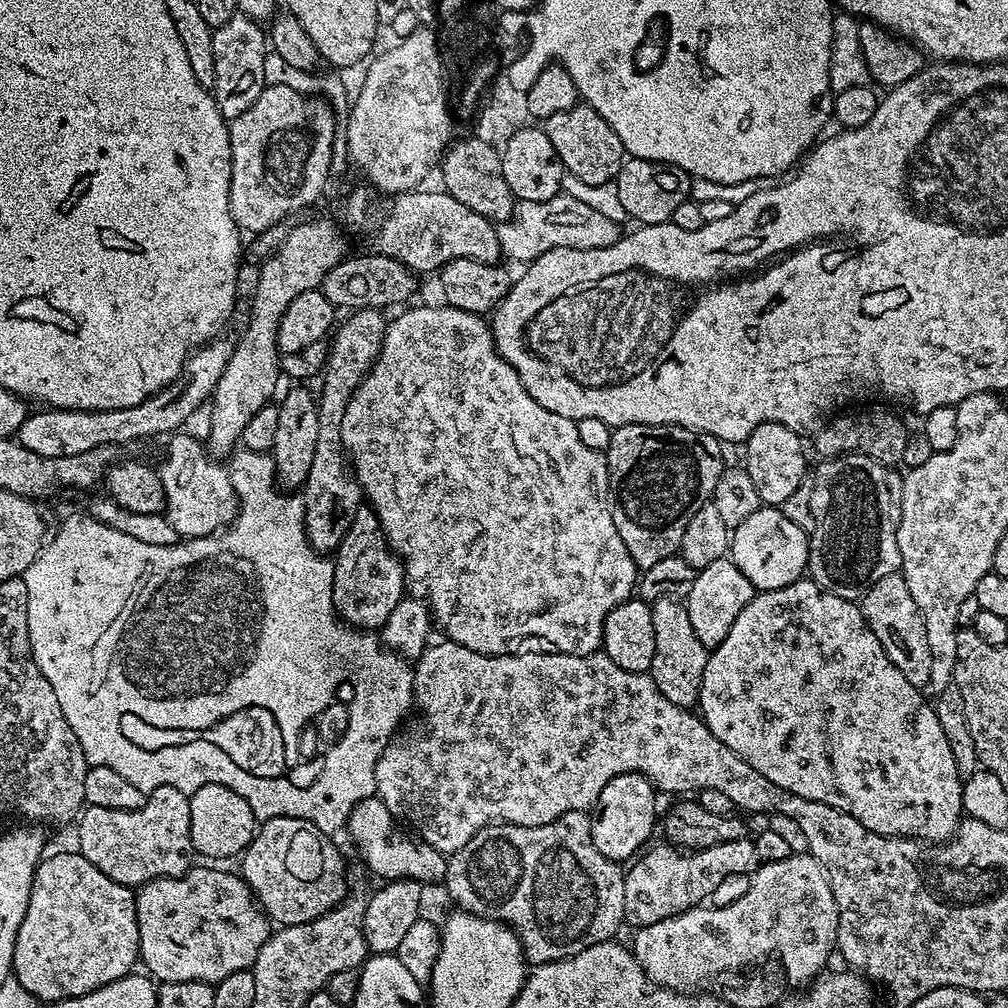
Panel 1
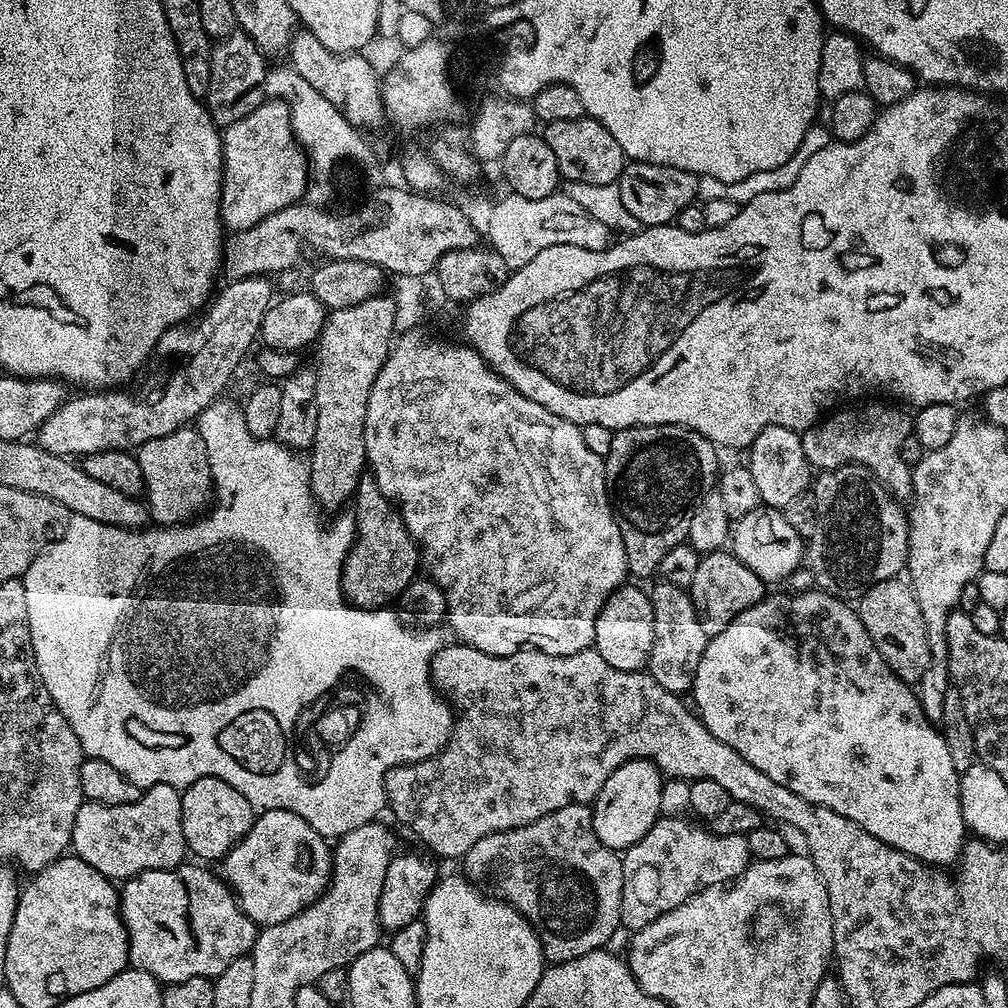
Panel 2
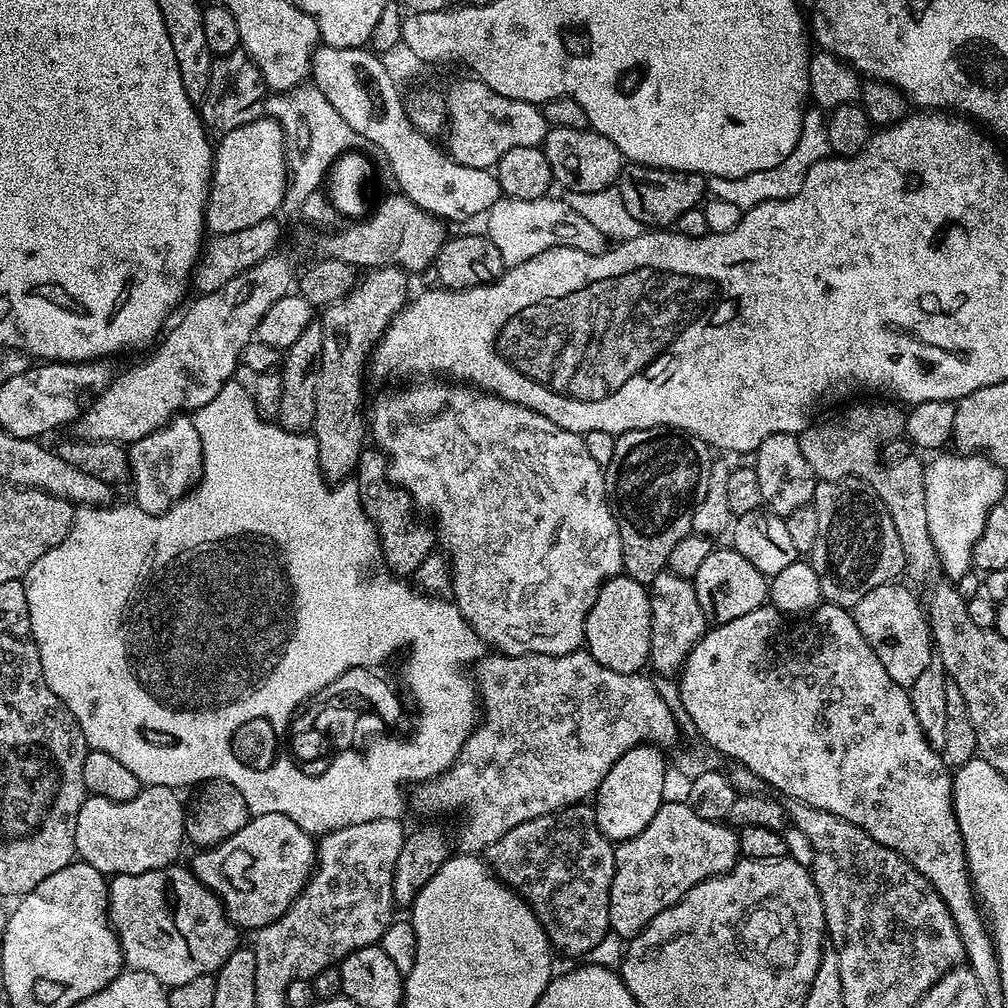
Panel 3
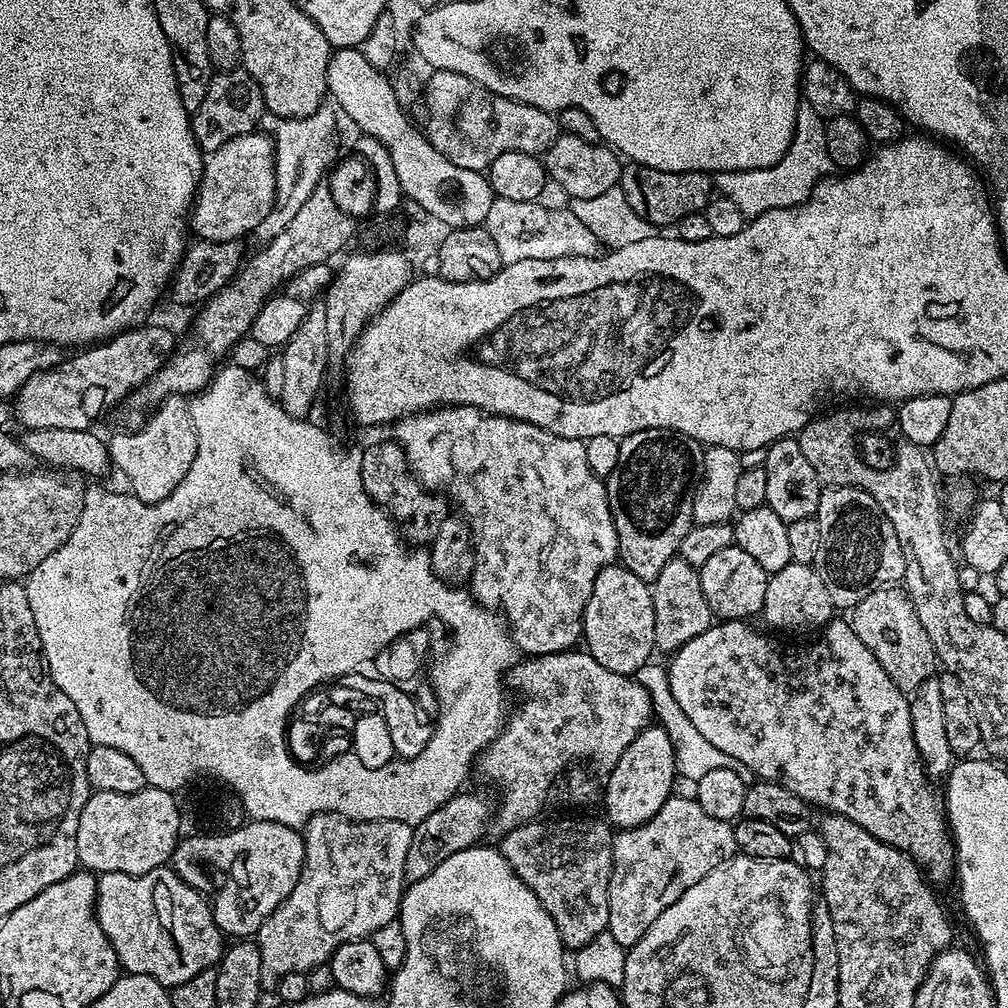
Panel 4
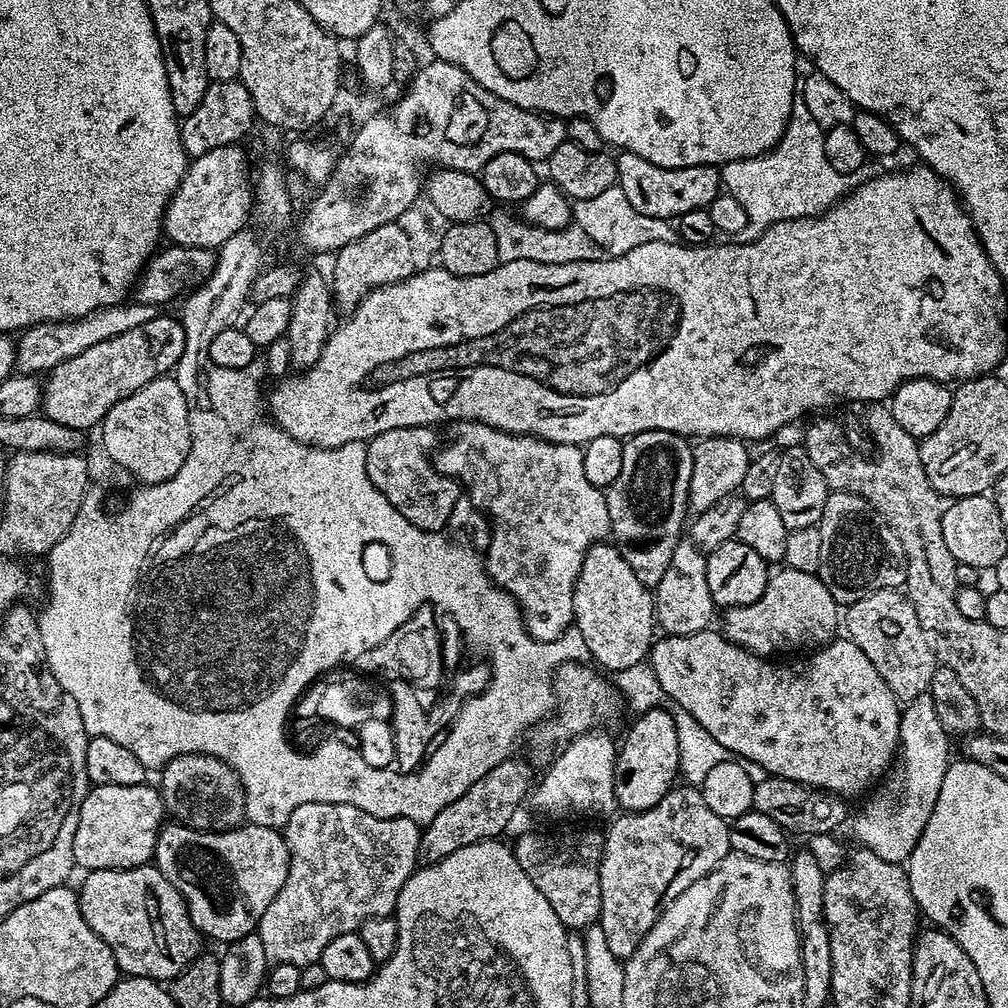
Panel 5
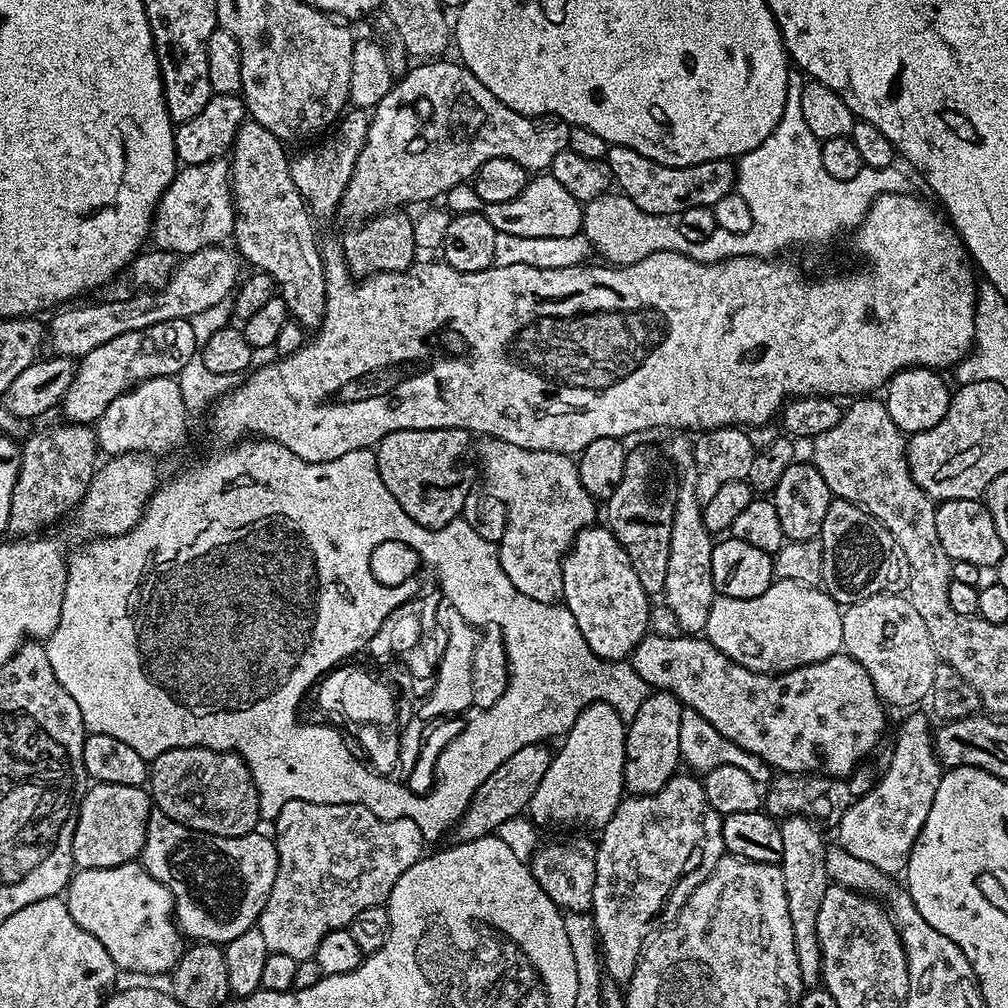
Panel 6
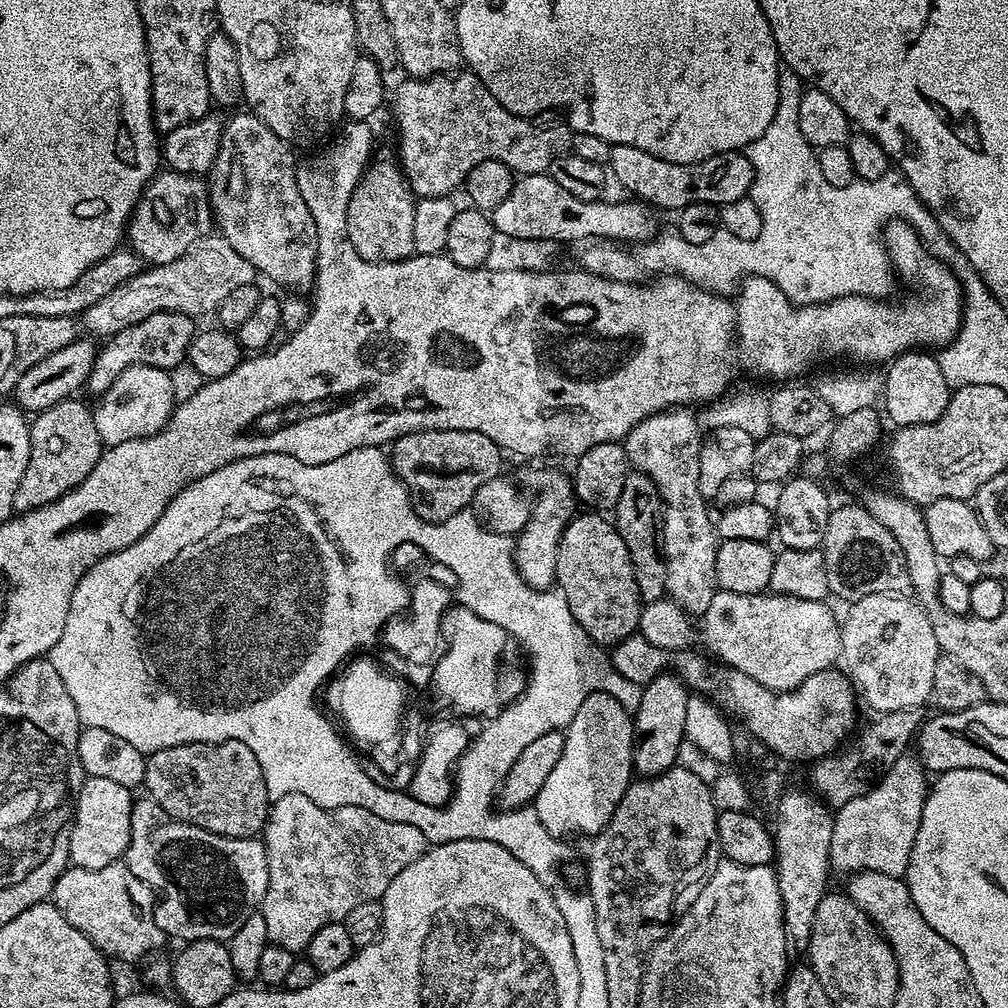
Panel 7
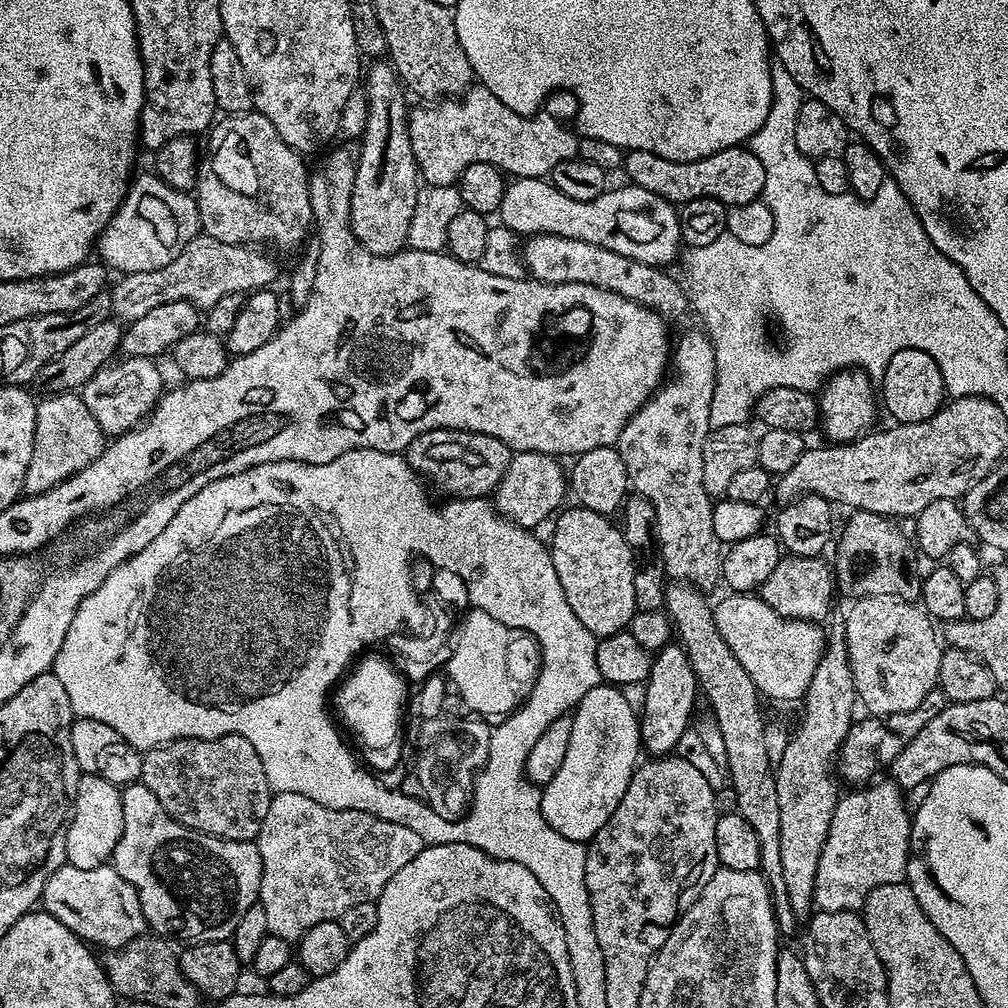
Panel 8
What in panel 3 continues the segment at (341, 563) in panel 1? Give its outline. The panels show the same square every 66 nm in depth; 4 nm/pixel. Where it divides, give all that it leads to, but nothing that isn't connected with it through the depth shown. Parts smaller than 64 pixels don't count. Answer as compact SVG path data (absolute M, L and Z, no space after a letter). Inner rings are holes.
M365 447L354 473L358 494L368 519L376 527L376 536L380 539L380 555L385 564L397 577L408 578L417 572L427 556L433 555L437 547L438 536L431 523L423 524L419 520L412 495L402 490L388 476L388 458L375 447Z

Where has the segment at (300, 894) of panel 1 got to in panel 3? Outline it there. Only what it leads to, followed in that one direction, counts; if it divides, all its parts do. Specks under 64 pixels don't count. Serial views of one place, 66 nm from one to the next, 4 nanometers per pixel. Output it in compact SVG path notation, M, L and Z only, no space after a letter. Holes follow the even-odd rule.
M262 814L252 816L242 830L238 830L221 844L197 851L197 856L190 863L190 870L217 896L224 905L224 913L231 918L237 929L259 930L282 918L282 914L290 910L290 906L312 877L312 869L316 867L317 847L312 833L302 830L302 826L294 822L294 818L286 814Z

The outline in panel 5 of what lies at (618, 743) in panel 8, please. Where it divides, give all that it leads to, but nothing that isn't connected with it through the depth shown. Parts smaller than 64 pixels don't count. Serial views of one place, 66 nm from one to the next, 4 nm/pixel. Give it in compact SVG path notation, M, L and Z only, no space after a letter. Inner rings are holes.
M604 730L584 732L563 745L564 752L557 754L556 761L541 780L539 777L531 793L531 803L536 803L538 811L548 816L604 816L617 811L614 766L618 744L606 733Z

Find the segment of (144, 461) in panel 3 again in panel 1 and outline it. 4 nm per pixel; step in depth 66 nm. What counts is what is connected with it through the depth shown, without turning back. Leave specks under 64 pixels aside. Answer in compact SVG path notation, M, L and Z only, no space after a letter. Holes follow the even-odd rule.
M176 434L171 437L172 440L168 444L168 453L164 456L164 461L161 464L158 464L158 471L160 477L162 478L162 490L164 491L164 510L163 515L168 517L168 521L170 522L170 526L174 526L174 530L176 531L177 537L180 538L191 538L194 536L209 536L211 532L218 532L228 527L229 524L233 523L236 519L236 513L238 511L238 497L236 495L236 491L234 490L234 486L232 485L232 477L230 475L229 469L227 467L224 468L219 459L213 458L209 456L207 447L203 443L200 444L195 440L192 436L180 436L184 434Z

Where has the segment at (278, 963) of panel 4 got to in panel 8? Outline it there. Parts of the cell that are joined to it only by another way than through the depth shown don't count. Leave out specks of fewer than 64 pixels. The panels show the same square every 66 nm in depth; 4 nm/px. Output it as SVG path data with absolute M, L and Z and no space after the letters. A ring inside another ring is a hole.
M293 792L273 795L270 810L266 810L266 822L262 822L262 830L254 843L262 858L258 903L266 910L266 926L271 935L289 942L299 941L306 930L318 926L318 922L339 920L350 906L379 900L382 890L386 890L386 882L390 882L406 862L418 858L426 846L421 836L406 826L398 826L398 822L386 822L358 810L327 808L314 802L314 798L306 798L306 794Z

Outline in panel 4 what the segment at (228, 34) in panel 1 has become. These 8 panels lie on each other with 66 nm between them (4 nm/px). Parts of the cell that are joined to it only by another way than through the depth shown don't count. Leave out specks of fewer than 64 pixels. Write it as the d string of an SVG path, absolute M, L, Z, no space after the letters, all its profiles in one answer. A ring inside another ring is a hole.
M243 67L232 72L216 72L210 82L210 90L206 90L206 99L202 101L202 106L198 106L198 110L191 113L192 136L201 153L213 152L218 150L218 146L226 146L230 138L257 131L265 111L258 82L254 82L252 75L245 72Z

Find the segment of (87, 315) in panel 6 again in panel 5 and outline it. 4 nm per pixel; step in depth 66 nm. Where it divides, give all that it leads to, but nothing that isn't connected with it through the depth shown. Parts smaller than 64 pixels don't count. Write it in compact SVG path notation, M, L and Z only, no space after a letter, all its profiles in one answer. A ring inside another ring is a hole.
M125 302L91 312L80 320L62 320L54 324L36 324L33 328L25 328L19 337L21 340L15 343L15 371L22 376L47 374L54 366L70 358L78 358L82 350L90 350L90 346L98 346L98 342L106 342L106 338L118 338L118 334L126 334L126 330L134 330L134 326L150 322L156 315L157 305Z

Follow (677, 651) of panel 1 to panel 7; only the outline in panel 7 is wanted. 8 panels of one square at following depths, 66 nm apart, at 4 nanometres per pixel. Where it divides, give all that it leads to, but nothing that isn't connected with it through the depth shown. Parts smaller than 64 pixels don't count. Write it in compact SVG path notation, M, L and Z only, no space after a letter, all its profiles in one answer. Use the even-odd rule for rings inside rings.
M687 407L674 408L666 412L656 412L650 418L638 422L630 430L622 443L628 451L629 465L635 471L647 474L655 482L664 503L664 526L662 547L666 562L666 586L668 596L692 618L700 618L709 609L710 600L718 591L716 583L716 559L718 558L718 537L714 516L708 513L709 501L705 500L702 490L698 490L698 458L702 443L702 424L691 416Z

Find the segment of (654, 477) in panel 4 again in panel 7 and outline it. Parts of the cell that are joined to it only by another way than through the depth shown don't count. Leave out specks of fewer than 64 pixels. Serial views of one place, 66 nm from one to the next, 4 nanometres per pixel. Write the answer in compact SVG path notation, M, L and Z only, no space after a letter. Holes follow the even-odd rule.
M629 471L626 486L622 486L622 494L614 509L614 523L622 542L626 542L626 550L630 550L630 562L634 566L634 578L641 601L648 604L667 597L666 562L662 547L664 503L658 486L647 474Z

